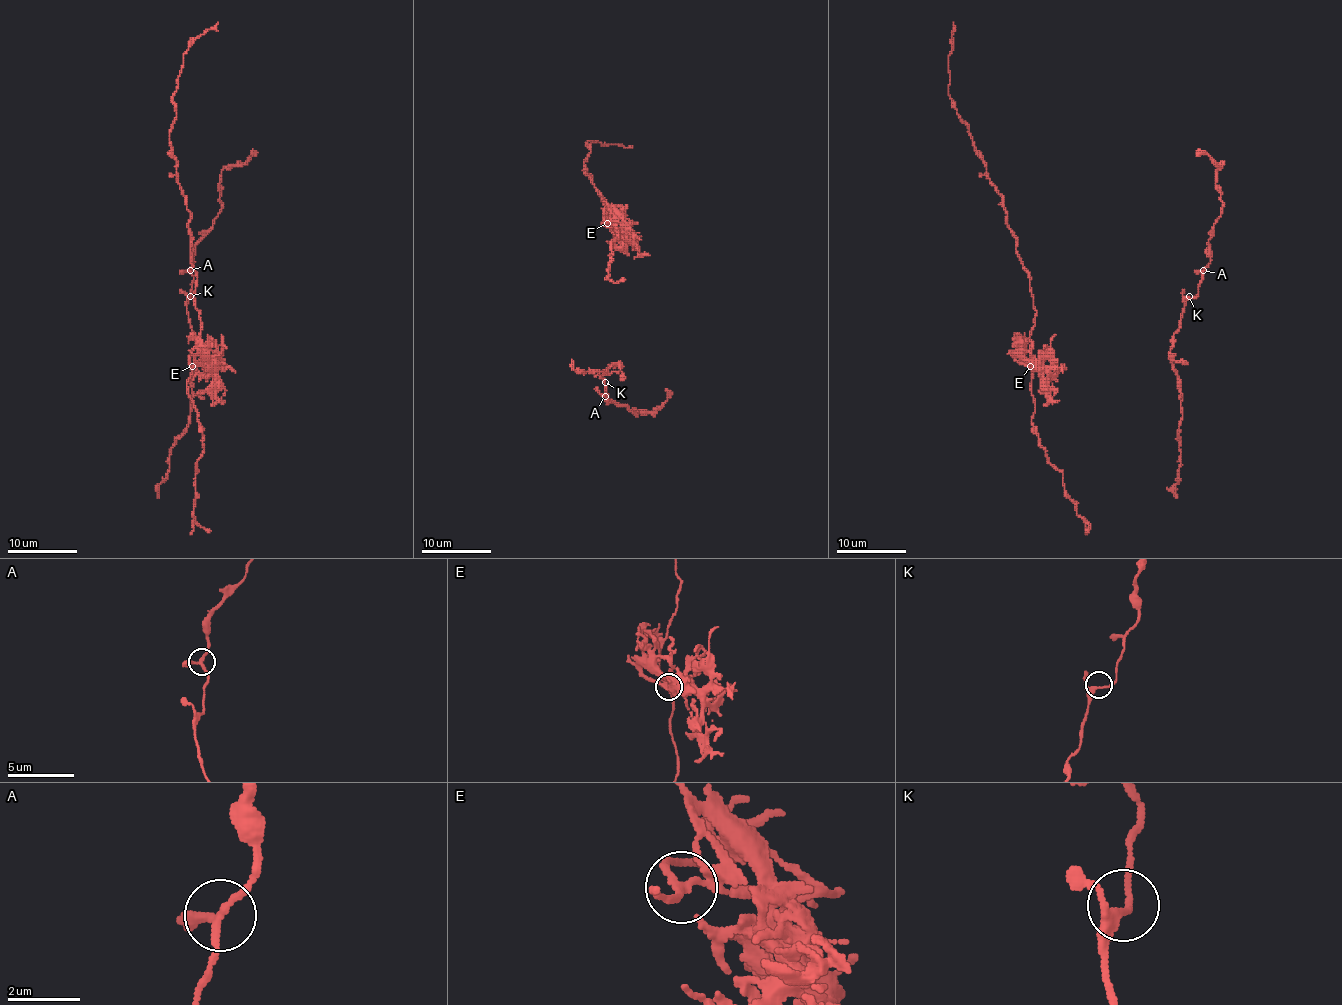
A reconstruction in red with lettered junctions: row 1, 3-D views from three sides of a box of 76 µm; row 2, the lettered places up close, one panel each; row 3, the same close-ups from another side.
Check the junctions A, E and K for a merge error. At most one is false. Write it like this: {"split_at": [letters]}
{"split_at": ["E"]}

